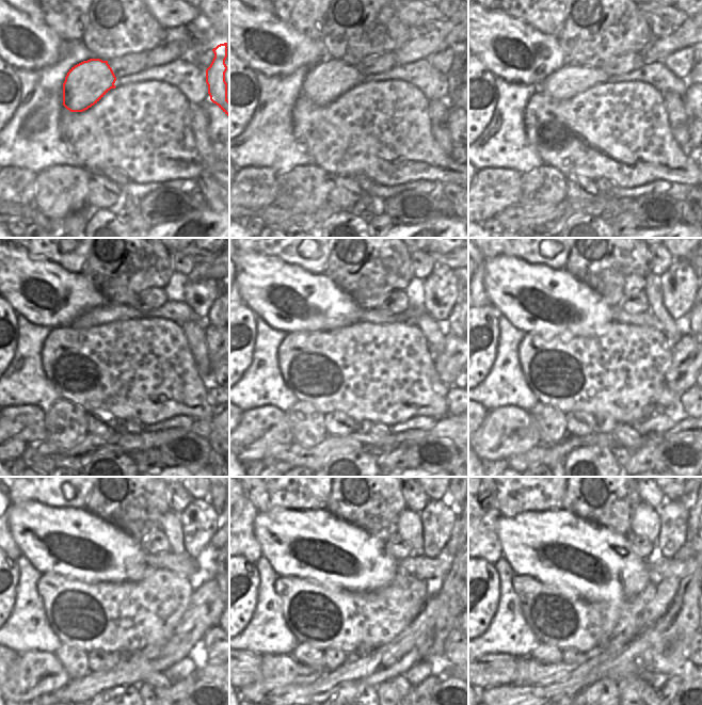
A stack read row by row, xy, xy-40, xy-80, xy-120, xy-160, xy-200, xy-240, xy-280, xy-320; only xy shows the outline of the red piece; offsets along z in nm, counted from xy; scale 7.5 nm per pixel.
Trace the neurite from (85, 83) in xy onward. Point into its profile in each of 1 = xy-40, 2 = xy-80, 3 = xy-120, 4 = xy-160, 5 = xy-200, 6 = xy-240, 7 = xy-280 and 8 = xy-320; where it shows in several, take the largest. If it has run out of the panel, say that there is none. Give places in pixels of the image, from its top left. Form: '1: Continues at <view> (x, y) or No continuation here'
1: Continues at xy-40 (325, 81)
2: Continues at xy-80 (570, 80)
3: Continues at xy-120 (109, 313)
4: Continues at xy-160 (371, 315)
5: Continues at xy-200 (645, 319)
6: Continues at xy-240 (185, 564)
7: Continues at xy-280 (420, 566)
8: Continues at xy-320 (659, 567)

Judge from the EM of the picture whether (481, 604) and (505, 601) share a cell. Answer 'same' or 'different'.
different

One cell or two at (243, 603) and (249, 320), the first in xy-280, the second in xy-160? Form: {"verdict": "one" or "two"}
{"verdict": "one"}

